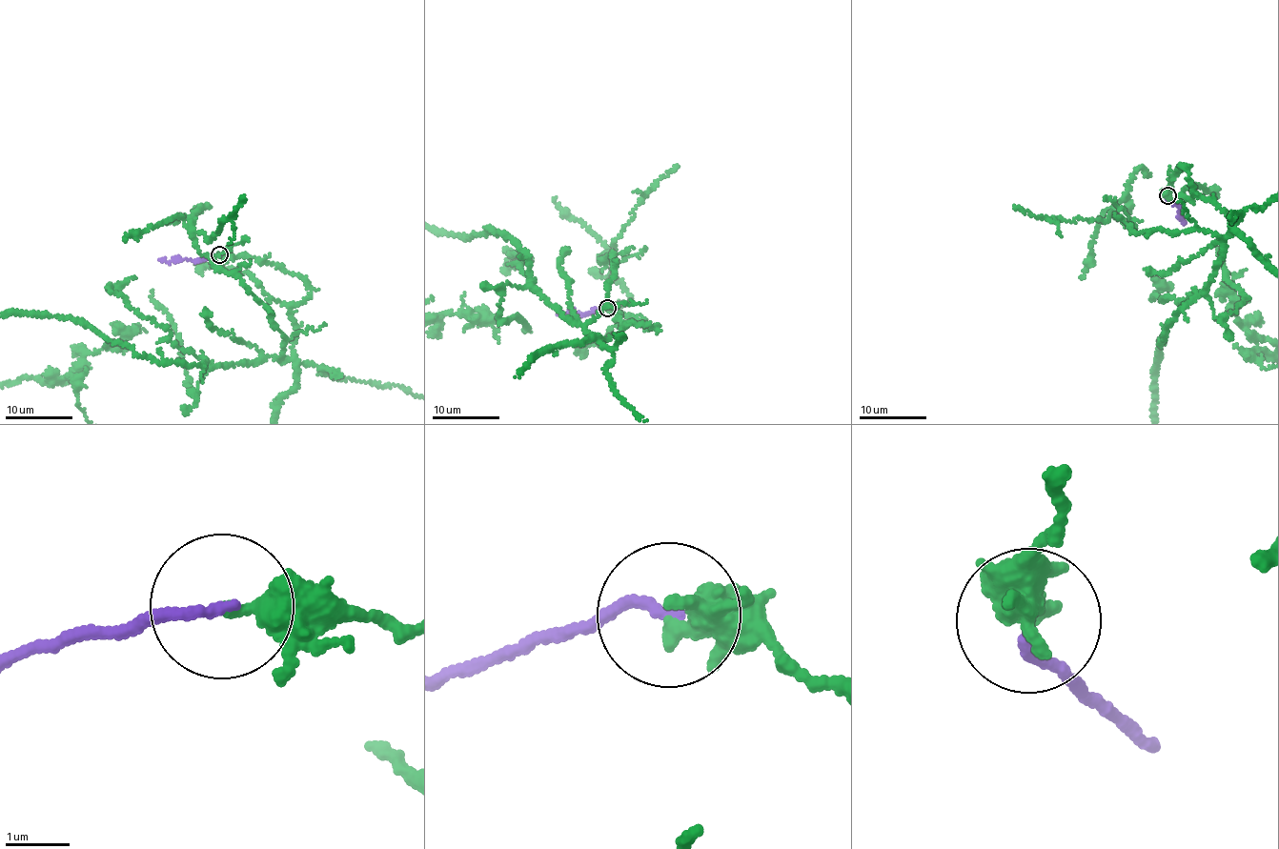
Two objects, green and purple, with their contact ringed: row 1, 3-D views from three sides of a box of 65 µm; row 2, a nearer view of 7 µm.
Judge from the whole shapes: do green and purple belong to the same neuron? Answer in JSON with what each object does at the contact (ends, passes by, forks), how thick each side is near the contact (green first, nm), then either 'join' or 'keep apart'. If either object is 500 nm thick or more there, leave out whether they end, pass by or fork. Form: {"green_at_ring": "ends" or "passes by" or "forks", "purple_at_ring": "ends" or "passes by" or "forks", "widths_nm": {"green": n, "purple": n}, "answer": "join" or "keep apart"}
{"green_at_ring": "passes by", "purple_at_ring": "ends", "widths_nm": {"green": 260, "purple": 160}, "answer": "keep apart"}

